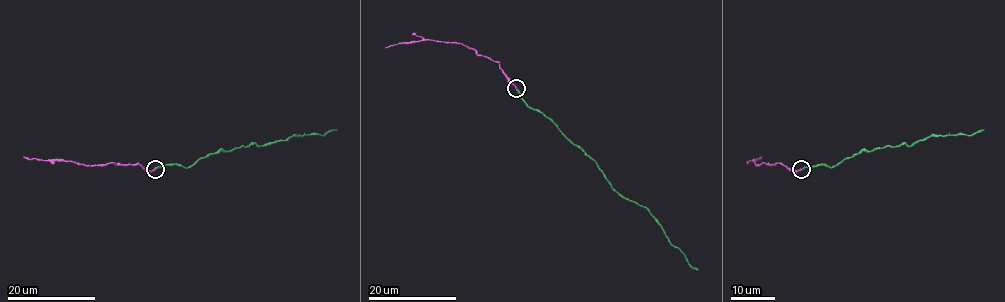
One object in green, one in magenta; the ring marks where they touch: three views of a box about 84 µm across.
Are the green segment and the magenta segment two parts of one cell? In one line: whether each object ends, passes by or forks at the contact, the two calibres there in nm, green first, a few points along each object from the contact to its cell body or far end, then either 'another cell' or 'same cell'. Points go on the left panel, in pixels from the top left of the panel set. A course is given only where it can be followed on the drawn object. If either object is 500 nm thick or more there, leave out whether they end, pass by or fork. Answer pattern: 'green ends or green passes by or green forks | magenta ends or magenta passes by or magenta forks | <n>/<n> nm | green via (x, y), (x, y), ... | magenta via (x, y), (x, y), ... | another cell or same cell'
green ends | magenta ends | 260/240 nm | green via (155, 169), (180, 164), (190, 167), (220, 151), (254, 143), (268, 145), (290, 136), (324, 135), (336, 130) | magenta via (155, 169), (147, 171), (136, 163), (83, 165), (23, 156) | same cell

